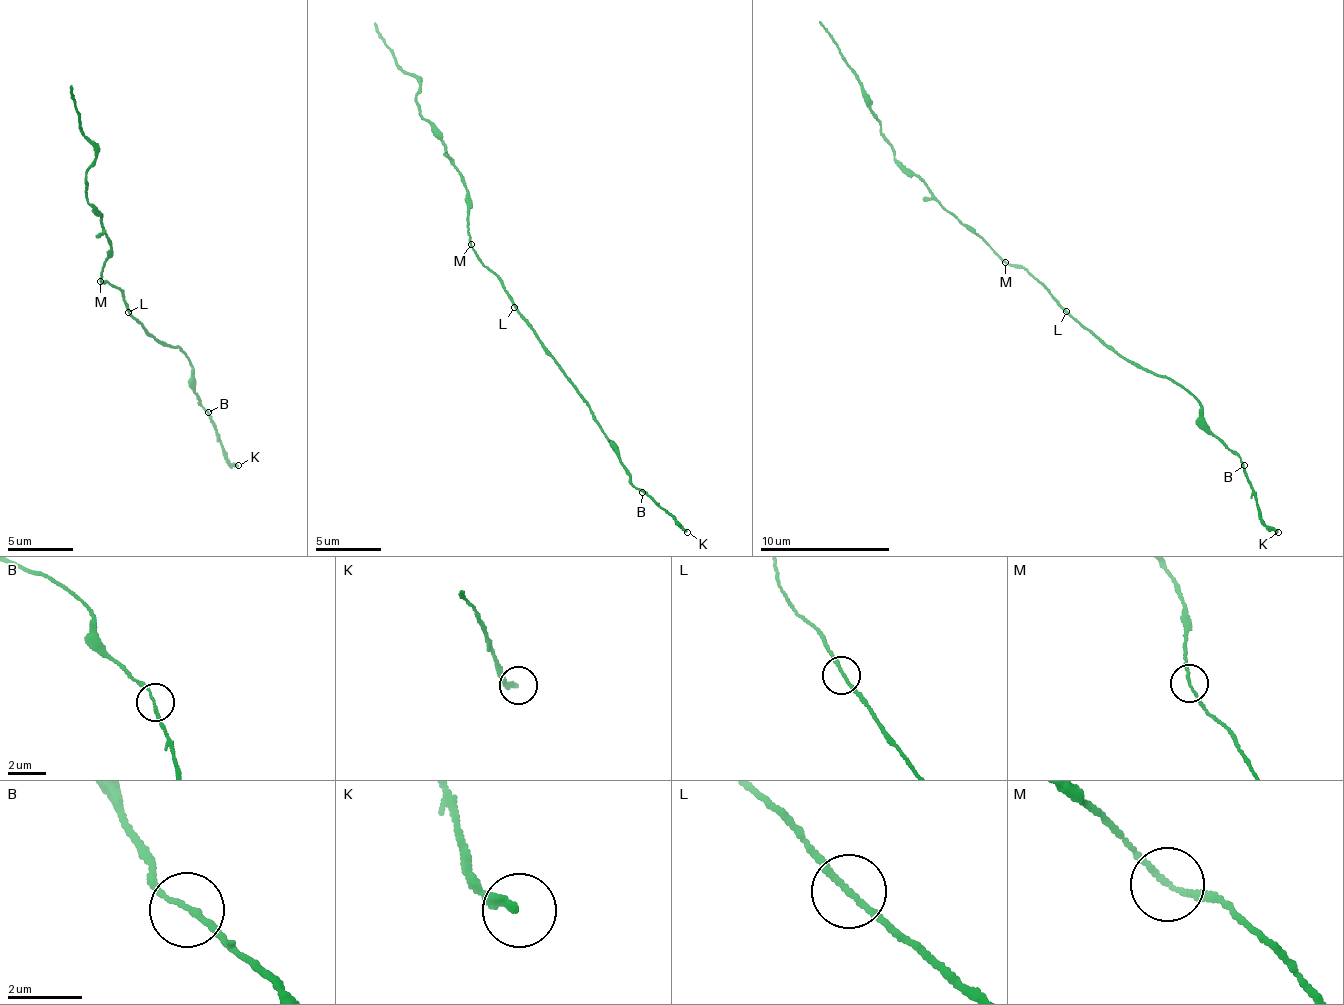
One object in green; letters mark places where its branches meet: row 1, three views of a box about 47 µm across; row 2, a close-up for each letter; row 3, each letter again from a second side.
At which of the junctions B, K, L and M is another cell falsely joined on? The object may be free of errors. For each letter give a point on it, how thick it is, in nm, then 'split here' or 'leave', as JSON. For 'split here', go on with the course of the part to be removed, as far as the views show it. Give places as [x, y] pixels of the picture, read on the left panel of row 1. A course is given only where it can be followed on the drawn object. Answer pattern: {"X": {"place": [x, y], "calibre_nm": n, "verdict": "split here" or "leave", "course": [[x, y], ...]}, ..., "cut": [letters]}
{"B": {"place": [208, 412], "calibre_nm": 130, "verdict": "leave"}, "K": {"place": [238, 465], "calibre_nm": 240, "verdict": "leave"}, "L": {"place": [128, 312], "calibre_nm": 160, "verdict": "leave"}, "M": {"place": [100, 281], "calibre_nm": 130, "verdict": "split here", "course": [[101, 280], [113, 243], [100, 211], [89, 202], [85, 179], [93, 147], [77, 119], [72, 84]]}, "cut": ["M"]}

